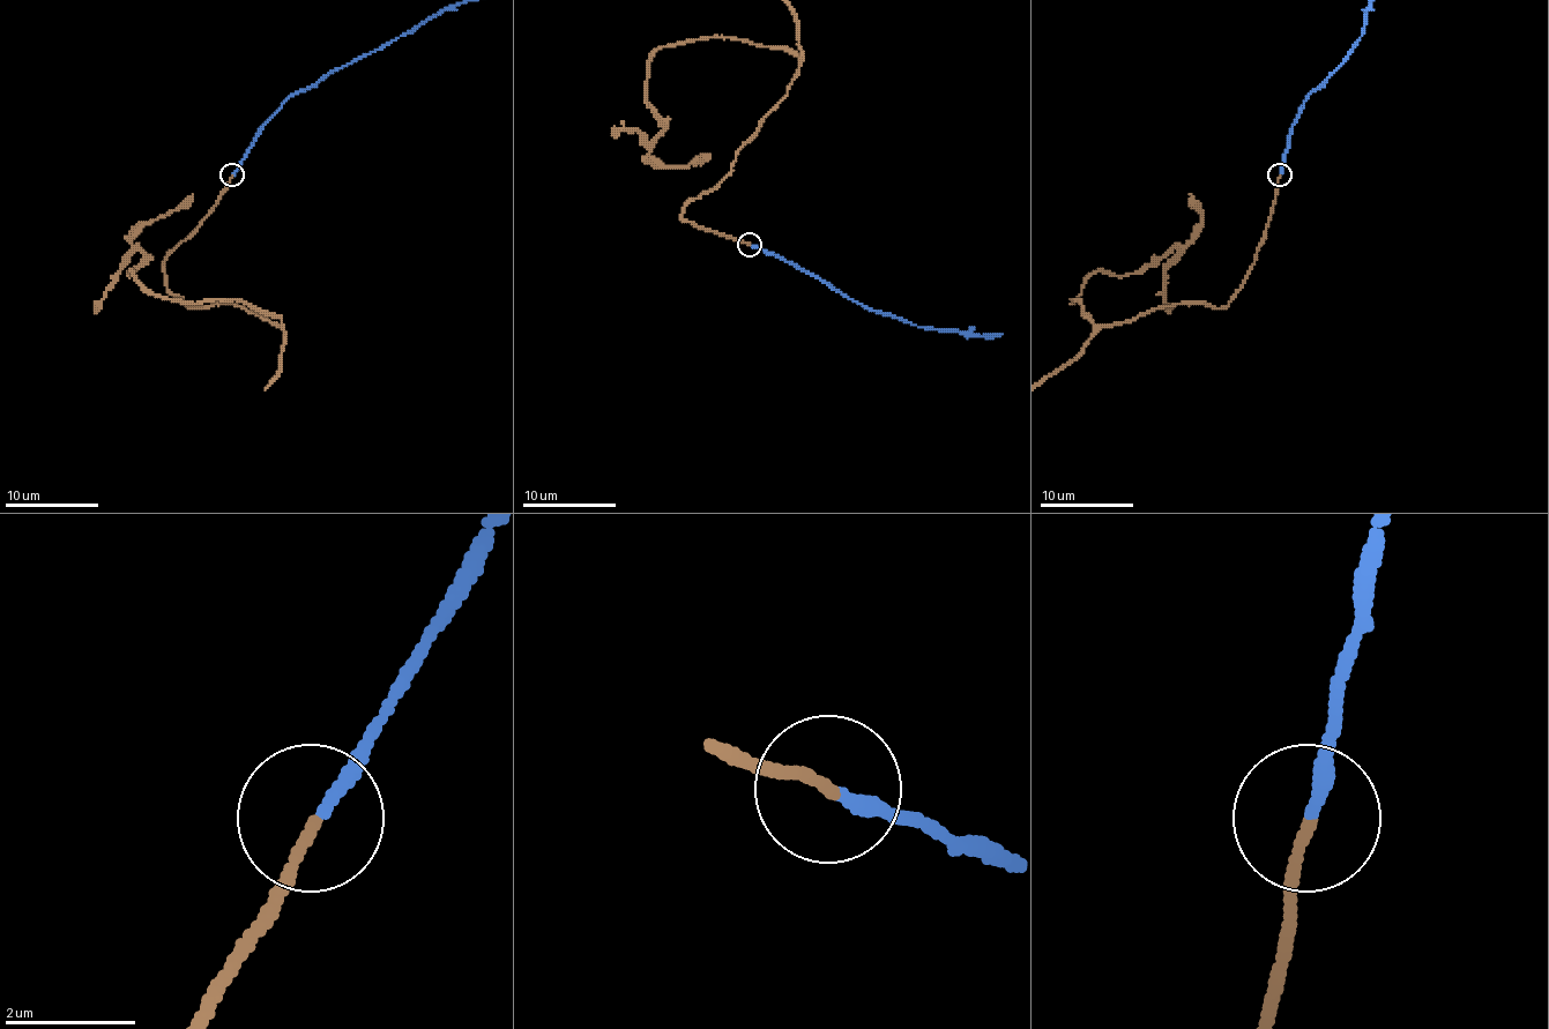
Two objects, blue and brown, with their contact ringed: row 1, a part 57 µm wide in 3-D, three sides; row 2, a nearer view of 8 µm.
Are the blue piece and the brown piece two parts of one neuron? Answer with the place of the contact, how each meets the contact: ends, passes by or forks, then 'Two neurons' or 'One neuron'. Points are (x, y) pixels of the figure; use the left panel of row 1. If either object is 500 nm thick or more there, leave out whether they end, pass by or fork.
Place: (231, 174). At the ring blue ends. At the ring brown ends. One neuron

